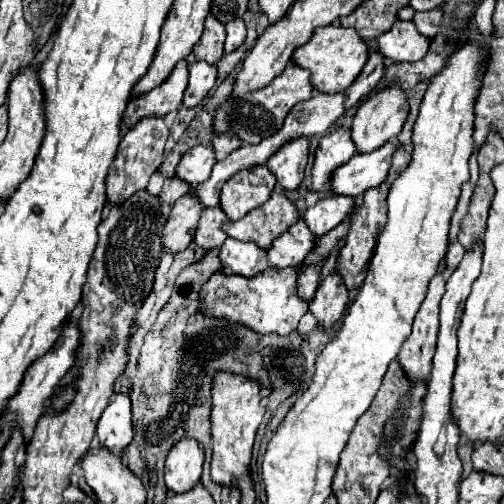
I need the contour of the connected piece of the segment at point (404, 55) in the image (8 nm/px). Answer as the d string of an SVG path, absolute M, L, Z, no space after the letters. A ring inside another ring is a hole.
M397 20L383 36L375 38L373 48L387 60L415 62L421 60L429 50L429 38L415 30L413 22Z

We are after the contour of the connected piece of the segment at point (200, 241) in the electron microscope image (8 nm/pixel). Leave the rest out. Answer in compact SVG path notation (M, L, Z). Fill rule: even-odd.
M221 206L203 210L201 220L197 224L197 230L193 234L195 244L205 248L205 250L219 248L227 240L227 234L221 230L223 222L225 222L225 214L221 212Z

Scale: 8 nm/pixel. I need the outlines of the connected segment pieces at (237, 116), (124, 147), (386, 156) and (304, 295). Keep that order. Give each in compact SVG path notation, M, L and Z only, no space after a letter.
M289 64L265 88L249 92L247 96L239 96L239 98L231 96L225 104L219 104L213 116L213 134L219 136L221 132L231 132L231 134L237 134L245 144L259 144L263 138L273 136L281 128L287 112L297 102L309 100L313 96L311 88L313 86L309 82L309 72L299 66Z
M143 118L137 126L127 130L123 140L119 142L119 152L107 174L107 202L111 206L119 206L129 200L137 190L143 190L151 178L151 174L161 166L165 156L165 142L169 138L169 128L163 118Z
M385 144L375 152L355 154L349 162L333 172L331 192L359 198L365 190L379 186L387 178L393 152L395 148L391 144Z
M307 264L307 268L303 268L303 272L297 278L297 292L299 298L305 302L313 300L313 294L319 286L319 272L321 272L321 264Z

